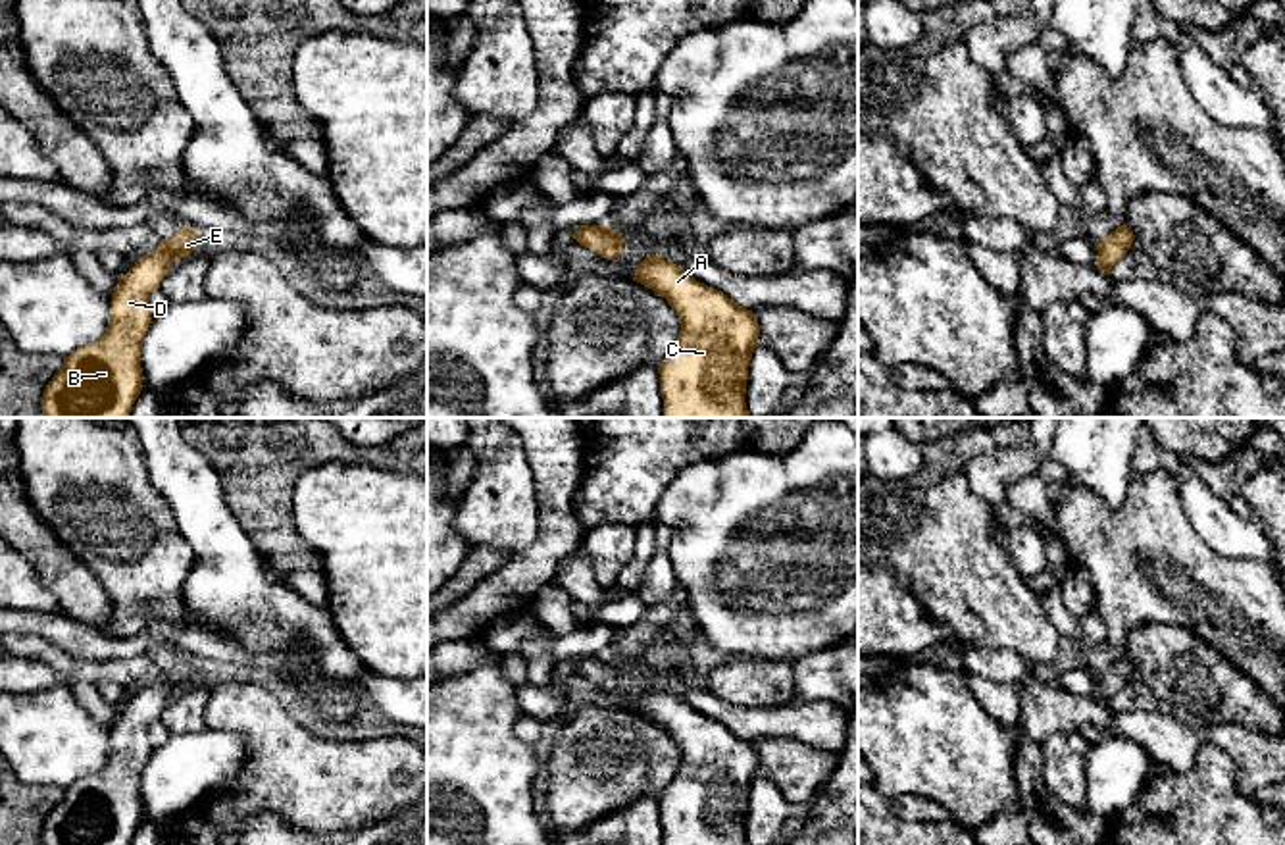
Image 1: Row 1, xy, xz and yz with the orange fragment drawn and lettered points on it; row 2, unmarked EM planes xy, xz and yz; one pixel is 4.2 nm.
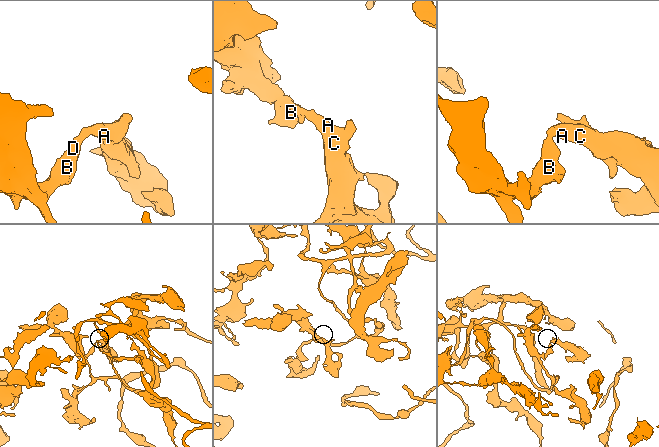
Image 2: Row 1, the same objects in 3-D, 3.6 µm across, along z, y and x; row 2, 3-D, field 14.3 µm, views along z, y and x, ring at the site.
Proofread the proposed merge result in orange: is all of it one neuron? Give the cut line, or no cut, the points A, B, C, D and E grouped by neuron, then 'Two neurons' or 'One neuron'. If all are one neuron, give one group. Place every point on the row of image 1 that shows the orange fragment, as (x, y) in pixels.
No split. Groups: A B C D E. One neuron

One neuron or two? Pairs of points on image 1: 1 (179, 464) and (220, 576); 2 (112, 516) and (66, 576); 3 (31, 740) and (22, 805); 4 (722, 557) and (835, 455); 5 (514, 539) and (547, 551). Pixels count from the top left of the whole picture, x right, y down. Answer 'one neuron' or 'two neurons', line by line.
1: one neuron
2: two neurons
3: two neurons
4: one neuron
5: two neurons

